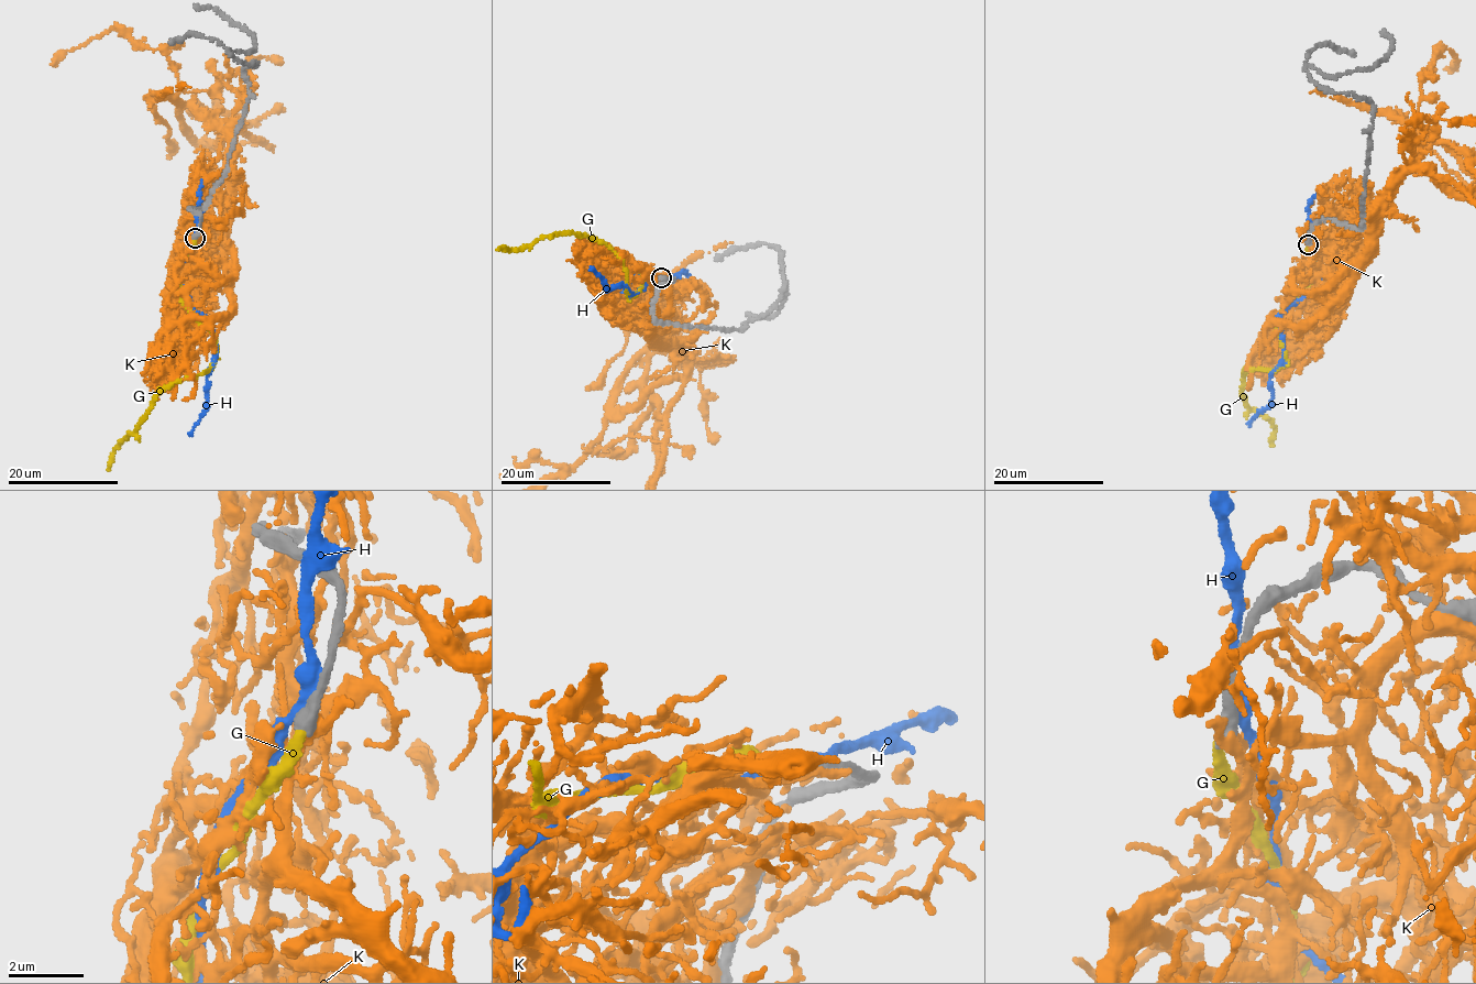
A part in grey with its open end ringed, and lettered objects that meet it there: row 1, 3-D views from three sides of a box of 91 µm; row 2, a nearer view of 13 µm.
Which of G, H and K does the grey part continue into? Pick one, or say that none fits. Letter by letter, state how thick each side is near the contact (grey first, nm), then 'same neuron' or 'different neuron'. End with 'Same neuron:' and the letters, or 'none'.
G: calibres 440 and 280 nm; same neuron
H: calibres 440 and 380 nm; different neuron
K: calibres 460 and 240 nm; different neuron
Same neuron: G

